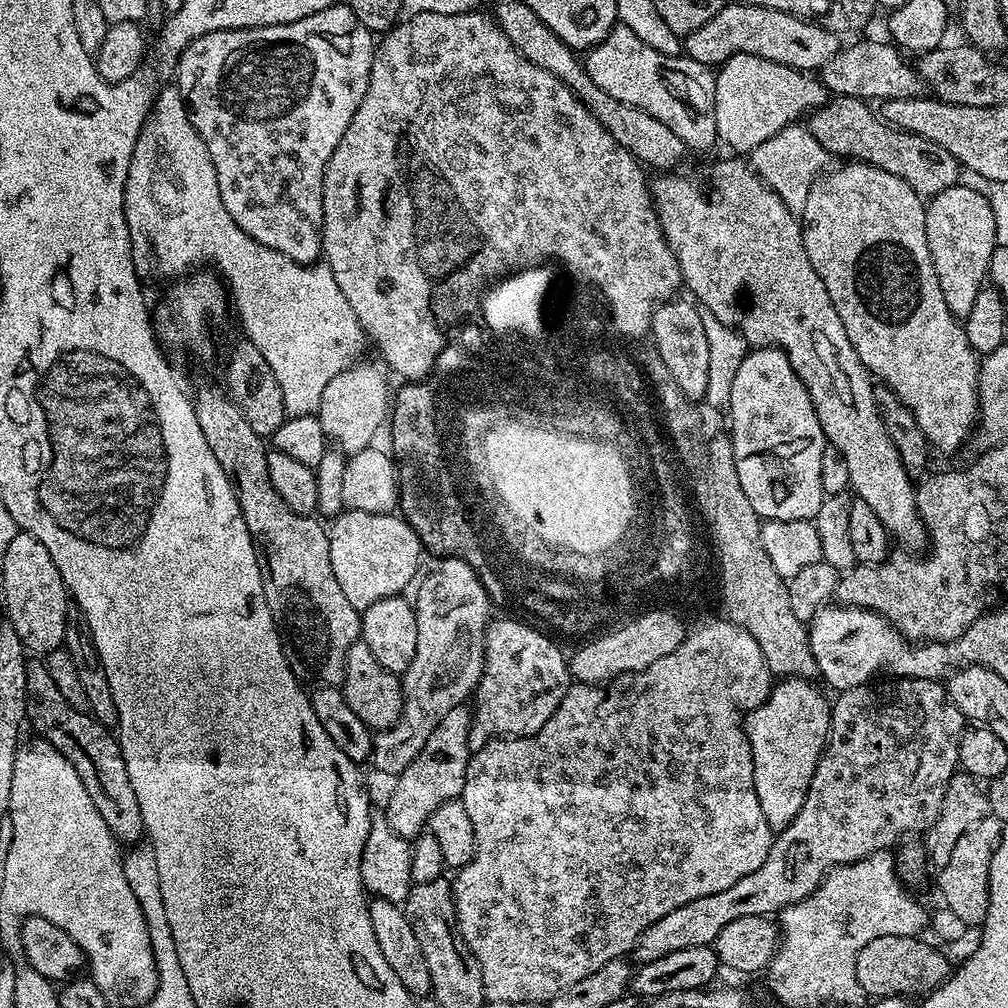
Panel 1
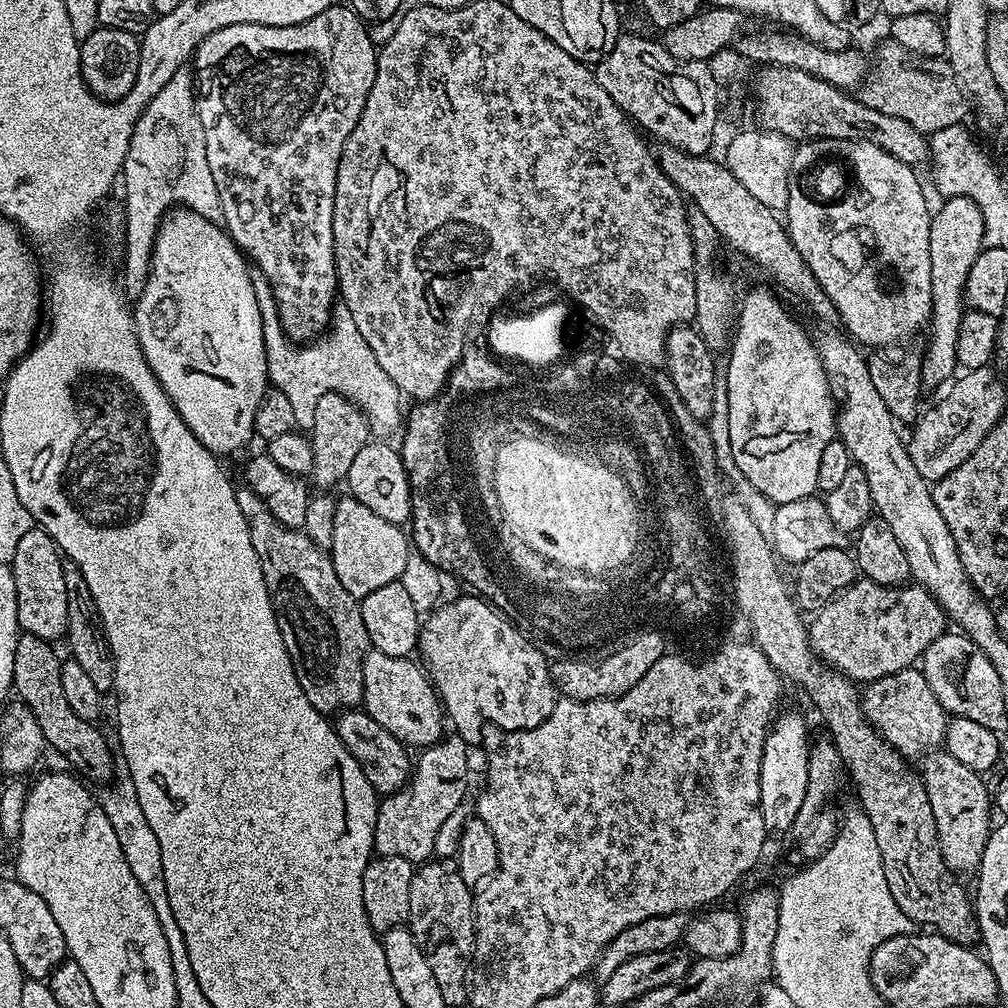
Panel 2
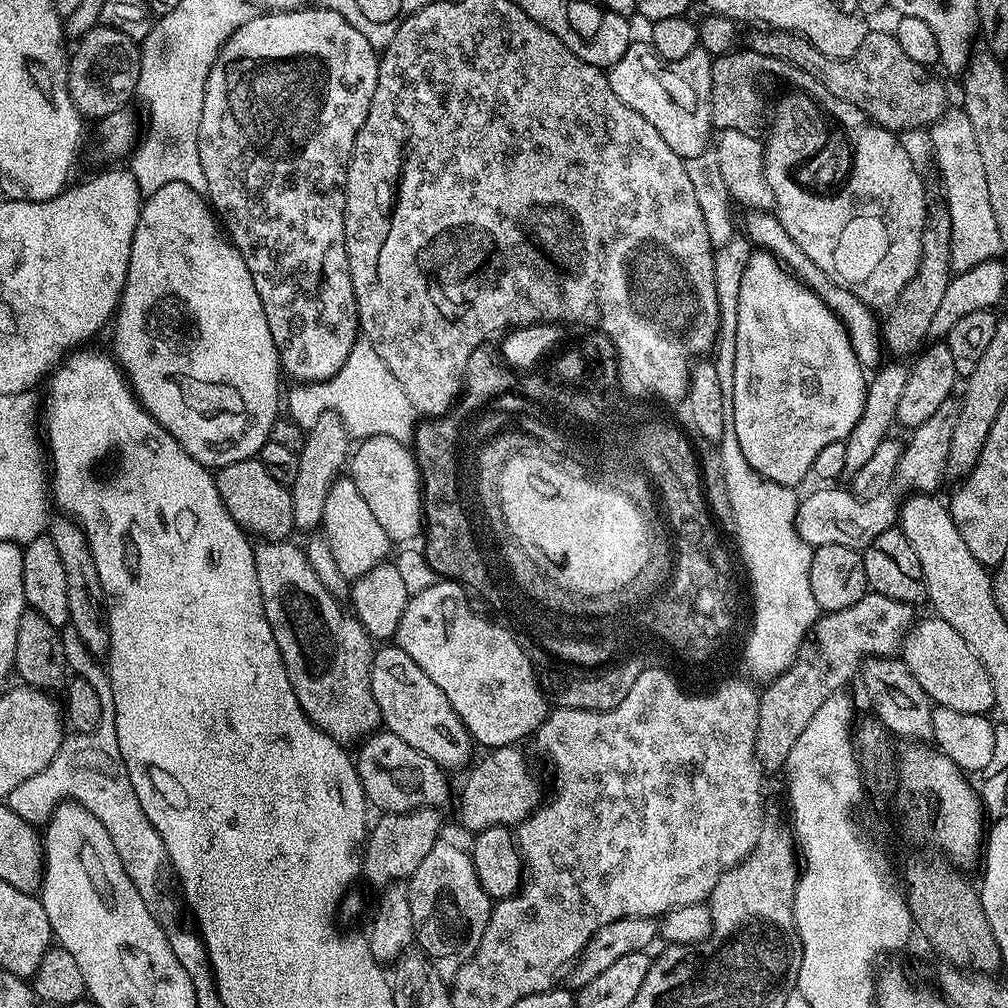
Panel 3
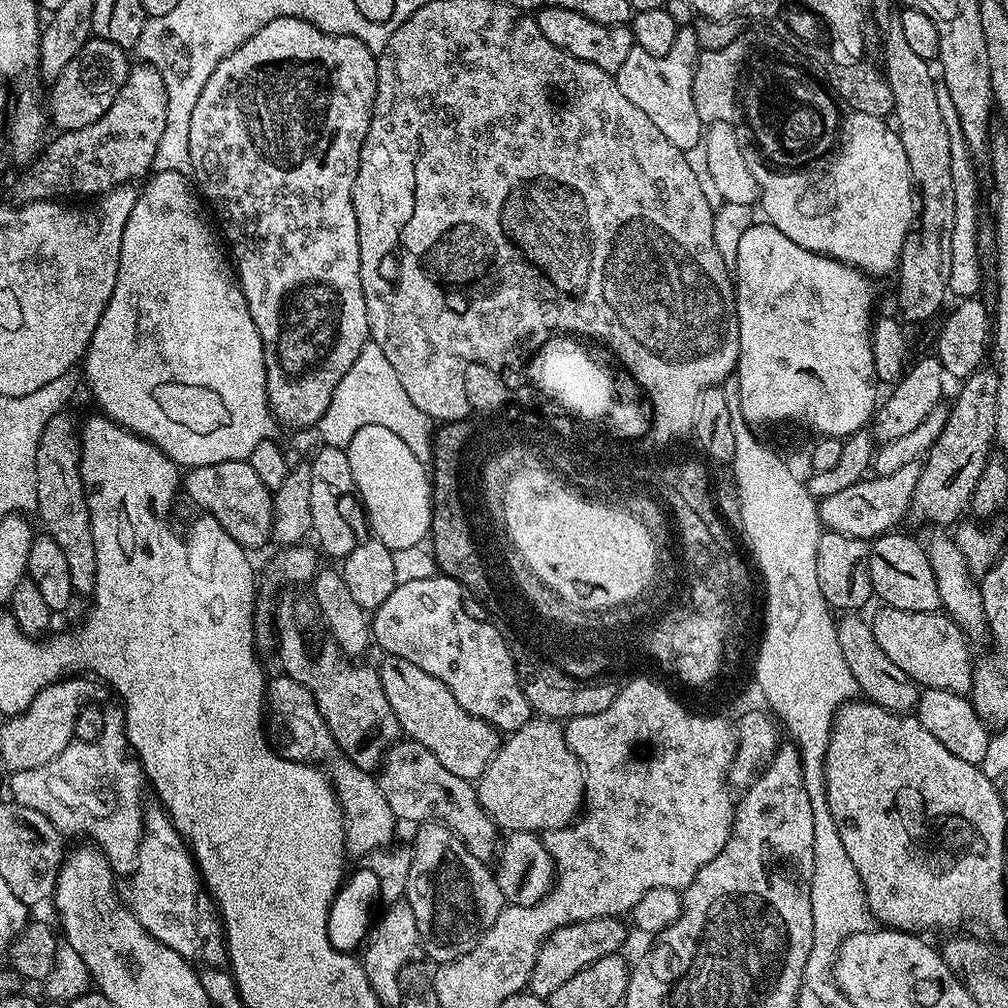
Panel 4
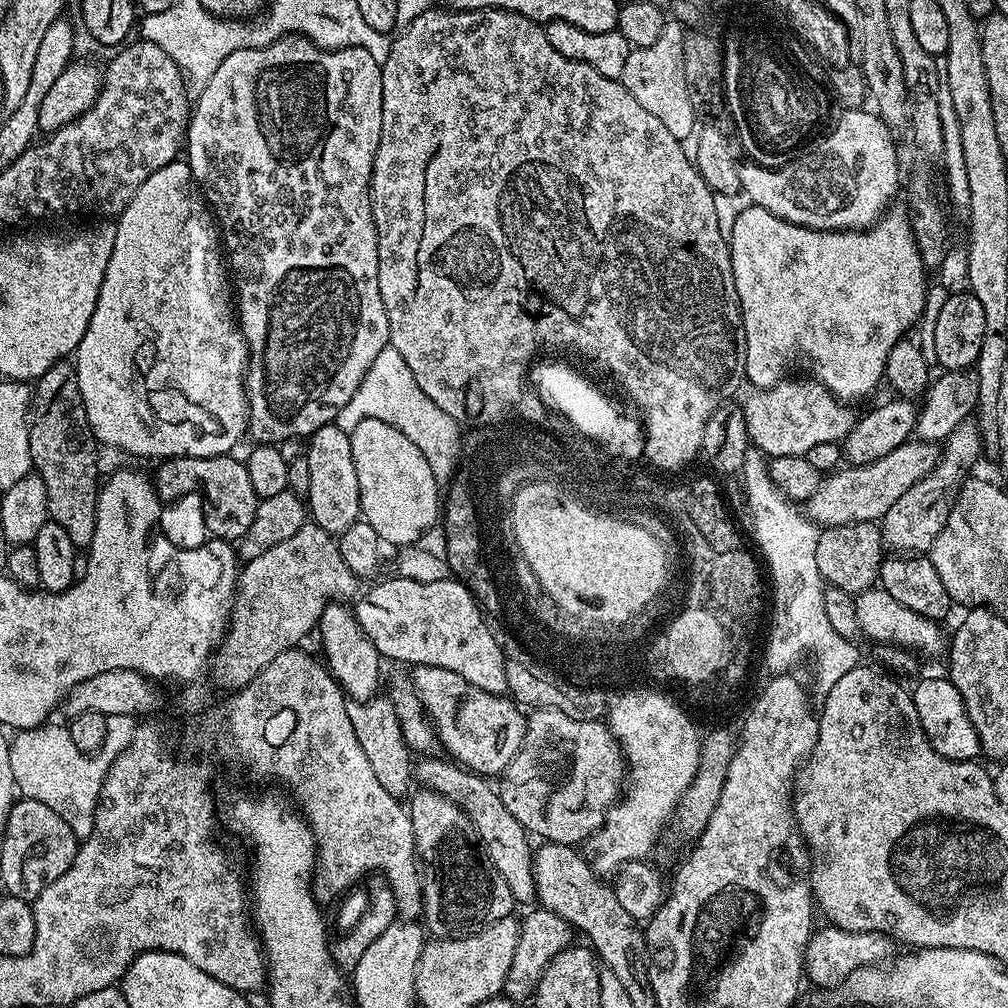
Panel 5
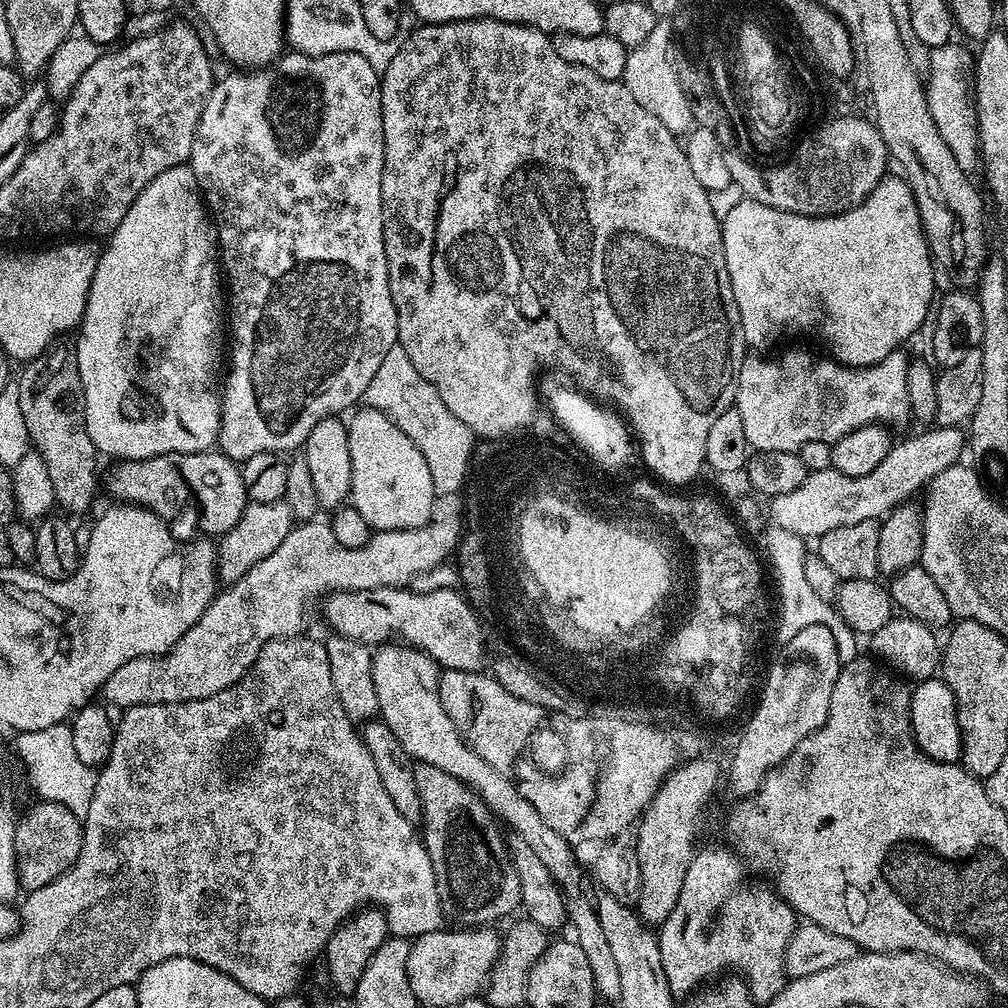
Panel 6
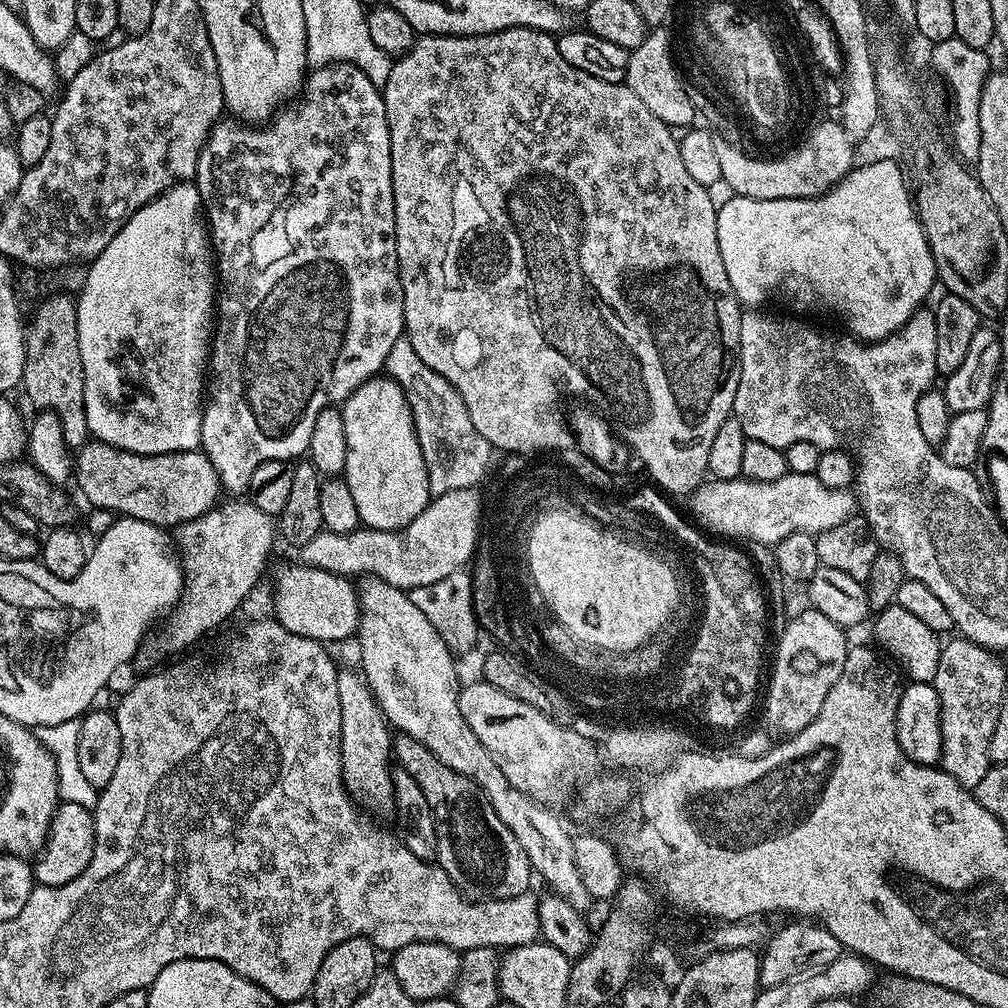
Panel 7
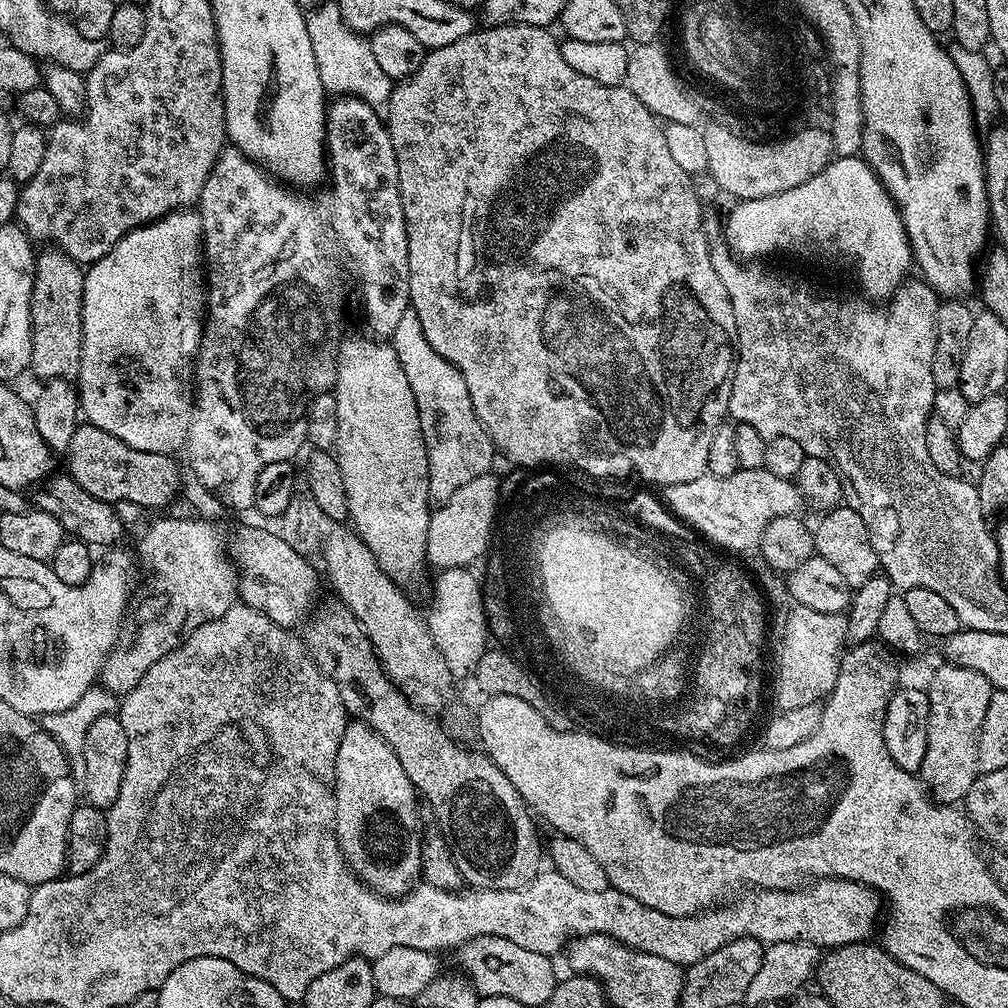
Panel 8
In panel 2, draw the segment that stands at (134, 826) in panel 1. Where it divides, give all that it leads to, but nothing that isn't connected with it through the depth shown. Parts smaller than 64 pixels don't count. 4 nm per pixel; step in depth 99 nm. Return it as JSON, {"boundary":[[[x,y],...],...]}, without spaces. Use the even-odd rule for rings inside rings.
{"boundary":[[[21,634],[16,638],[14,650],[14,678],[12,687],[19,703],[34,714],[49,749],[61,752],[68,759],[67,767],[79,774],[89,785],[107,785],[113,779],[112,752],[107,740],[100,734],[96,724],[86,722],[66,706],[66,694],[62,694],[62,656],[55,652],[53,645],[42,638]],[[72,768],[73,769],[72,769]],[[81,772],[81,773],[80,773]],[[84,776],[85,777],[84,777]],[[109,779],[109,780],[108,780]],[[108,780],[108,781],[107,781]]]}

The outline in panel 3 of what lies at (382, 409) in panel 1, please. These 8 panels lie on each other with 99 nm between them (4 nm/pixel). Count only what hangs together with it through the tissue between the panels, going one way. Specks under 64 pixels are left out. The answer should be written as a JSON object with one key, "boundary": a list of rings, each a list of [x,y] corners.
{"boundary":[[[331,410],[320,413],[315,422],[306,430],[304,445],[298,453],[298,474],[294,474],[294,482],[290,485],[294,522],[299,531],[301,529],[304,534],[308,534],[320,528],[322,506],[325,505],[326,494],[334,481],[345,471],[349,460],[350,432],[345,421]]]}

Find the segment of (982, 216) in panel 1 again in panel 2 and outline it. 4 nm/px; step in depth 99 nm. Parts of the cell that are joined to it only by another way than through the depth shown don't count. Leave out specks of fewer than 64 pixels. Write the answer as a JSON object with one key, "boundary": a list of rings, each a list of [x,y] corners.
{"boundary":[[[961,196],[947,197],[943,203],[940,212],[932,212],[930,222],[932,317],[926,326],[928,349],[922,352],[920,361],[920,383],[925,389],[943,389],[957,375],[958,326],[962,326],[962,318],[966,311],[964,287],[970,274],[970,266],[974,266],[974,258],[978,258],[981,248],[984,247],[982,210],[978,210],[978,206],[974,206],[970,198]]]}

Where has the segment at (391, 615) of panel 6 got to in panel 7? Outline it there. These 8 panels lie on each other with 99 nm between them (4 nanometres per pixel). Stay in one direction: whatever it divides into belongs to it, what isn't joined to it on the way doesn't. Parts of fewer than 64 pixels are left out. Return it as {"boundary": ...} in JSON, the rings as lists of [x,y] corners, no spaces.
{"boundary":[[[293,563],[293,568],[288,568],[276,584],[271,585],[272,590],[272,612],[274,619],[290,634],[302,634],[302,638],[329,642],[328,640],[348,640],[357,635],[360,626],[360,594],[353,581],[346,576],[339,576],[321,568],[311,568],[308,564]]]}

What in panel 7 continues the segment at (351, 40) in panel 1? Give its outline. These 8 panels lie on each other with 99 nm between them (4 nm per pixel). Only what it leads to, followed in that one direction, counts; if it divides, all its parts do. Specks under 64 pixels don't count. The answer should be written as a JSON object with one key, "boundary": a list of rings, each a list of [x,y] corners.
{"boundary":[[[327,64],[321,68],[312,68],[307,73],[306,79],[295,99],[285,103],[273,115],[272,119],[263,126],[253,126],[235,118],[221,118],[217,121],[202,146],[202,154],[198,158],[194,183],[200,195],[203,211],[206,213],[206,224],[210,229],[210,247],[214,253],[214,268],[218,273],[218,295],[214,309],[214,335],[210,345],[210,383],[206,388],[200,448],[206,454],[206,458],[210,458],[210,466],[214,466],[214,470],[218,474],[221,489],[225,493],[232,492],[228,494],[244,494],[247,493],[250,486],[250,478],[254,478],[254,470],[258,470],[258,466],[262,466],[262,462],[270,462],[271,460],[287,460],[292,462],[297,458],[303,457],[310,446],[310,434],[314,431],[314,418],[318,418],[318,414],[322,414],[322,410],[326,407],[343,406],[350,398],[350,394],[354,394],[354,390],[358,390],[358,386],[362,386],[367,380],[373,379],[379,373],[376,371],[381,371],[384,368],[386,358],[390,354],[390,346],[394,346],[394,342],[398,342],[404,336],[402,282],[396,269],[394,190],[392,189],[392,167],[390,166],[390,126],[386,118],[384,93],[381,89],[374,86],[374,82],[370,82],[370,78],[366,78],[366,74],[362,74],[362,70],[358,70],[356,64]]]}

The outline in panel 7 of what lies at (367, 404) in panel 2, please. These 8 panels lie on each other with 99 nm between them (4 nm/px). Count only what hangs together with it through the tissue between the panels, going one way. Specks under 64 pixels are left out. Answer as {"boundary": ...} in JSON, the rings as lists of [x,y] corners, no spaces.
{"boundary":[[[407,338],[390,346],[384,368],[408,399],[418,442],[422,446],[422,458],[426,462],[429,493],[441,496],[450,494],[450,490],[476,488],[488,472],[494,449],[486,438],[482,438],[482,434],[478,434],[478,430],[474,430],[474,422],[470,422],[470,414],[466,414],[466,406],[458,390],[454,390],[447,377],[430,370],[430,366],[414,354],[414,346],[410,346]]]}

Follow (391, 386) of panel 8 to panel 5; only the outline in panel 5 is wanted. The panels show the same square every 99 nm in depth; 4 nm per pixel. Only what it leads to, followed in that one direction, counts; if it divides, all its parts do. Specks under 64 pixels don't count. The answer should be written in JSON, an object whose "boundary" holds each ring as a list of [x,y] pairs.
{"boundary":[[[366,418],[354,426],[350,434],[354,450],[354,470],[358,470],[358,490],[360,491],[360,511],[362,519],[380,535],[385,545],[412,546],[432,523],[437,523],[442,512],[442,492],[438,487],[434,474],[430,470],[430,462],[422,458],[422,450],[402,434],[394,426],[382,422],[378,418]]]}

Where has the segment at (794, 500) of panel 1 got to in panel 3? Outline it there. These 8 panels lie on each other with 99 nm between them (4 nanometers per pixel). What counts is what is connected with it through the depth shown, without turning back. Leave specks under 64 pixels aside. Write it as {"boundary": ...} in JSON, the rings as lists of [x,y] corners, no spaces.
{"boundary":[[[756,250],[751,253],[746,270],[743,271],[742,284],[739,287],[738,293],[738,326],[737,326],[737,354],[735,355],[734,363],[734,434],[738,434],[738,446],[742,446],[742,456],[746,458],[746,462],[750,462],[750,466],[760,476],[765,476],[770,482],[778,482],[782,486],[790,489],[795,489],[796,484],[800,484],[804,479],[809,479],[812,467],[814,466],[814,457],[826,446],[830,446],[830,442],[838,442],[839,440],[845,441],[850,434],[850,430],[854,430],[854,426],[864,416],[864,389],[866,387],[866,372],[865,369],[860,367],[858,358],[854,354],[854,346],[850,346],[850,338],[844,330],[844,321],[839,320],[830,309],[826,306],[826,302],[822,302],[820,296],[816,296],[812,291],[804,285],[801,280],[796,279],[783,264],[780,263],[776,257],[770,255],[769,252],[763,250]]]}

